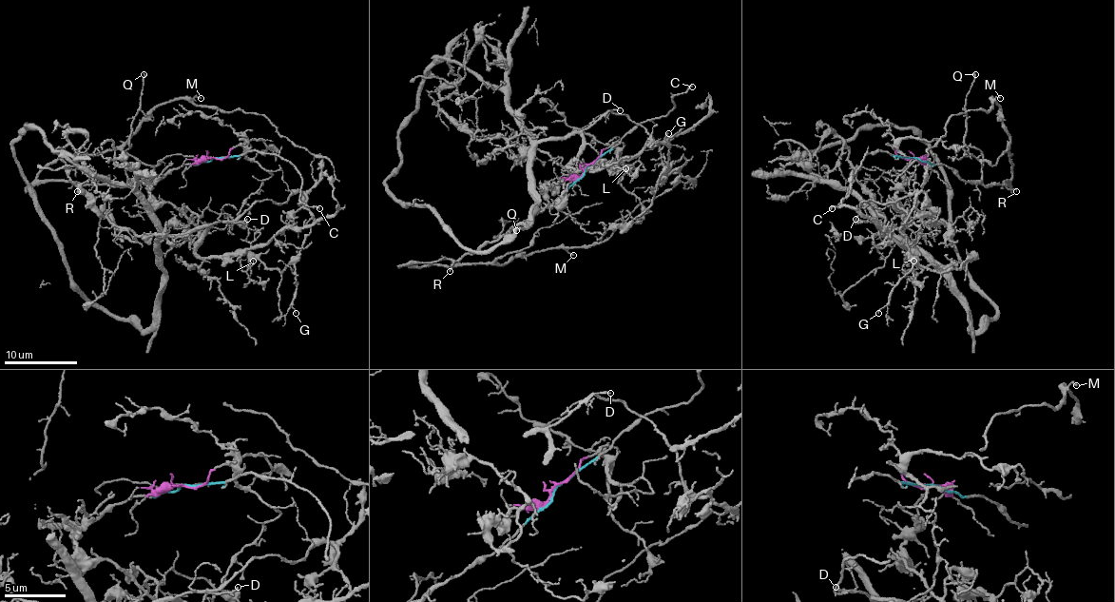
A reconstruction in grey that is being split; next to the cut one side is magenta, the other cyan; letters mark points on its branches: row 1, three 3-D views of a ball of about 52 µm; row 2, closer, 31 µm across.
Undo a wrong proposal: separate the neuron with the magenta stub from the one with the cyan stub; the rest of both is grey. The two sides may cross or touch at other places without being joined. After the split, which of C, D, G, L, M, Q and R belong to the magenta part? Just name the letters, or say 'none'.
D, G, L

